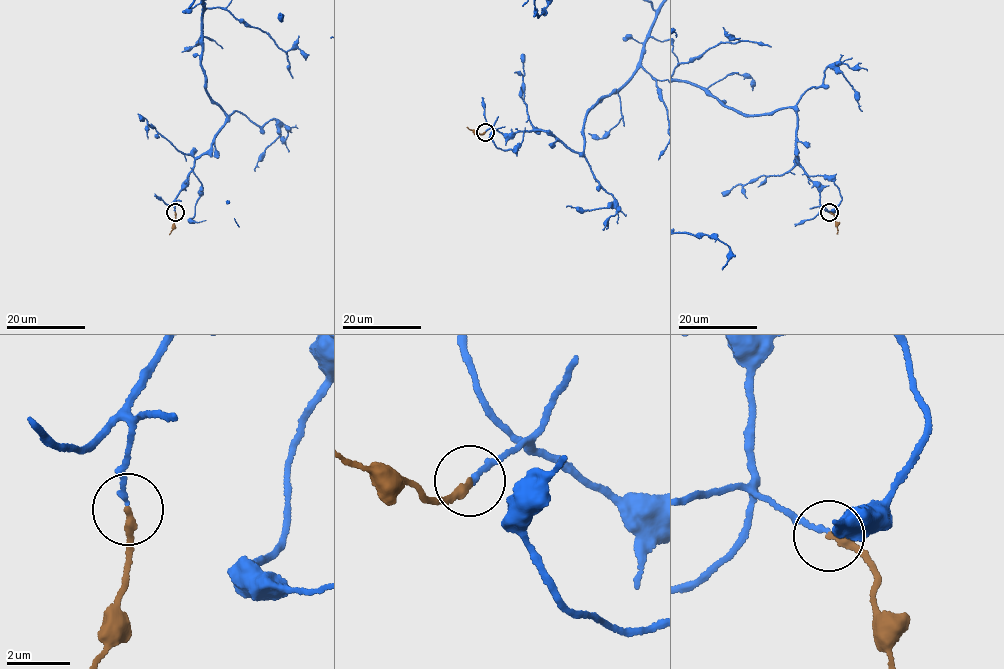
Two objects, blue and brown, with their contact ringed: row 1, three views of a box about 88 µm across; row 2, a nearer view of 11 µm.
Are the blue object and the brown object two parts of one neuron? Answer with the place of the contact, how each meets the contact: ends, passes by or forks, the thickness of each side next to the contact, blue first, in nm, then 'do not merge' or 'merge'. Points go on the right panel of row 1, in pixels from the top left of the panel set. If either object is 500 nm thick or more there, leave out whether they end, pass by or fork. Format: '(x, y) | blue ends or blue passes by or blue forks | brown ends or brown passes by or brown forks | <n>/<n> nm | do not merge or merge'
(829, 212) | blue ends | brown ends | 160/240 nm | merge

